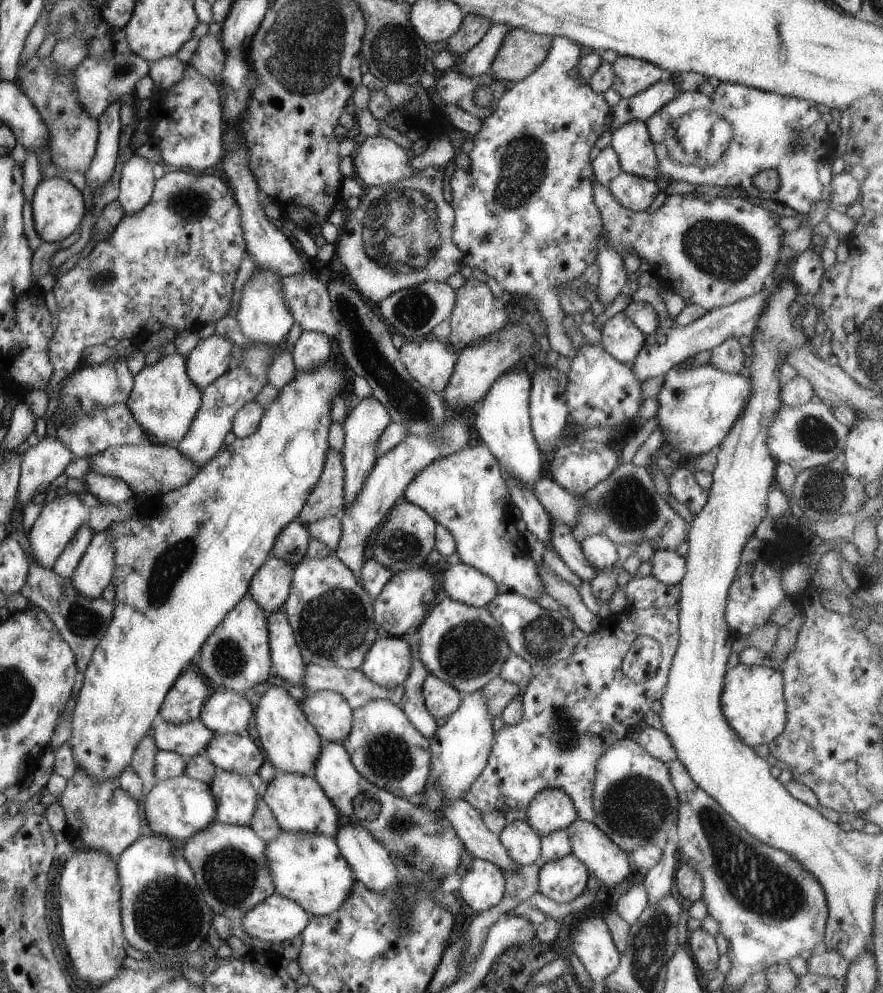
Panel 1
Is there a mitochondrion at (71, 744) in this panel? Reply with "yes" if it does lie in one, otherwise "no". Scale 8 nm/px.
no

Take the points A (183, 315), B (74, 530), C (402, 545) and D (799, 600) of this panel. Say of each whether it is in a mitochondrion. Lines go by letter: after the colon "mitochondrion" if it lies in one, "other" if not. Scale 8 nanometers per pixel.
A: other
B: other
C: mitochondrion
D: other

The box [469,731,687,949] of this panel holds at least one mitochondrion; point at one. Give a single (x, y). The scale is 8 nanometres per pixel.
(635, 807)

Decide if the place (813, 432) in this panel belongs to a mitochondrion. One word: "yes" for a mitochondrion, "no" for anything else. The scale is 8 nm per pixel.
yes

